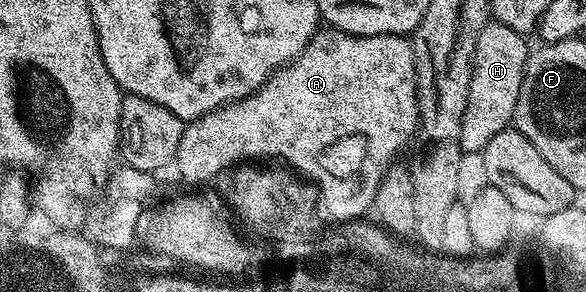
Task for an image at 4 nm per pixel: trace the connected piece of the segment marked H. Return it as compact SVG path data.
M496 20L486 22L483 32L479 32L479 40L475 44L475 56L473 57L471 92L467 92L467 108L463 112L463 124L461 125L461 148L466 155L480 155L481 151L487 148L487 144L491 144L494 136L499 136L499 132L510 129L515 104L519 100L519 84L523 84L525 62L531 53L531 46L528 46L525 41L522 34L515 32L513 28L507 28L507 24Z

